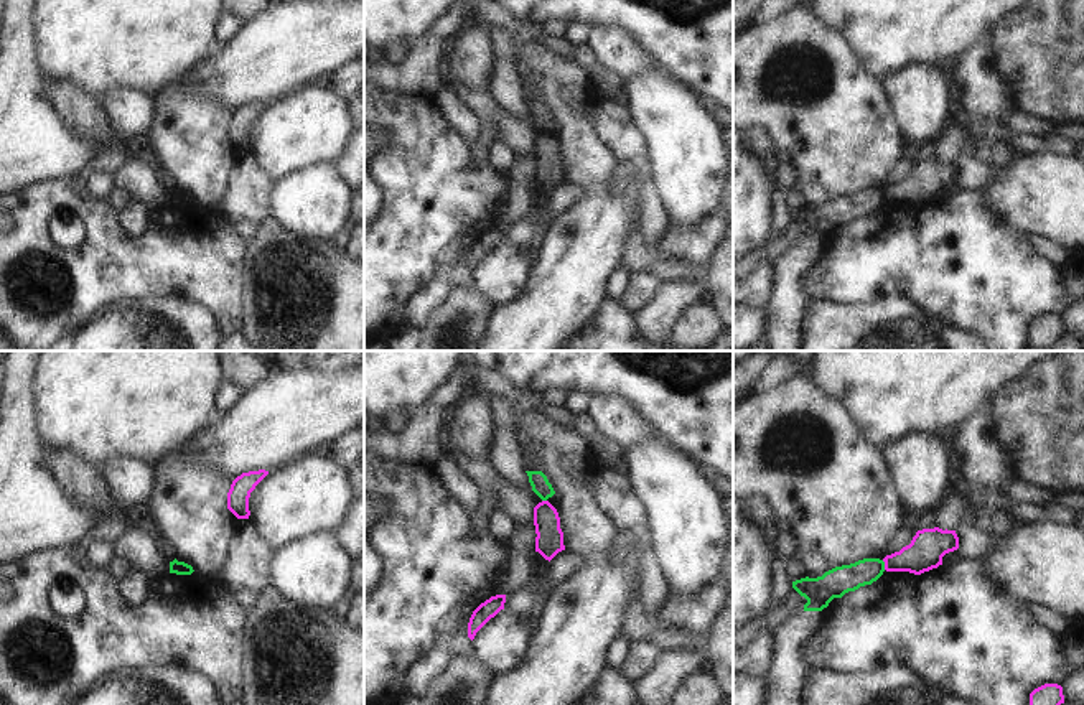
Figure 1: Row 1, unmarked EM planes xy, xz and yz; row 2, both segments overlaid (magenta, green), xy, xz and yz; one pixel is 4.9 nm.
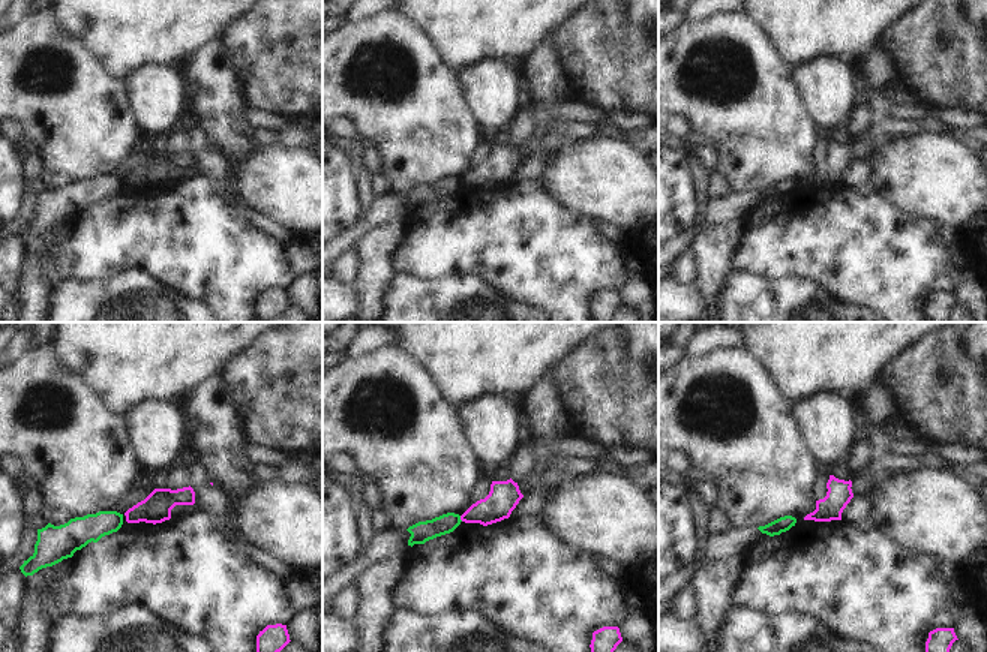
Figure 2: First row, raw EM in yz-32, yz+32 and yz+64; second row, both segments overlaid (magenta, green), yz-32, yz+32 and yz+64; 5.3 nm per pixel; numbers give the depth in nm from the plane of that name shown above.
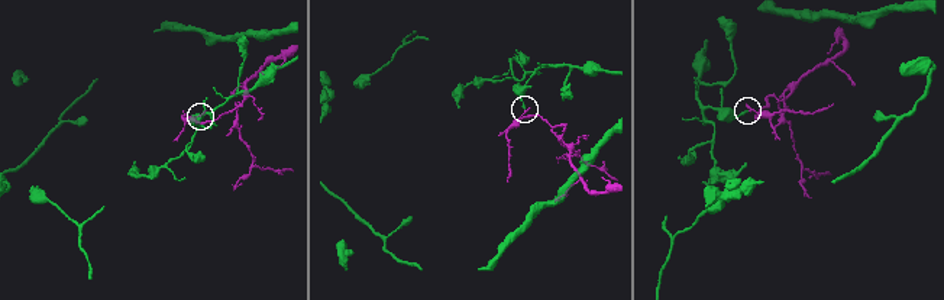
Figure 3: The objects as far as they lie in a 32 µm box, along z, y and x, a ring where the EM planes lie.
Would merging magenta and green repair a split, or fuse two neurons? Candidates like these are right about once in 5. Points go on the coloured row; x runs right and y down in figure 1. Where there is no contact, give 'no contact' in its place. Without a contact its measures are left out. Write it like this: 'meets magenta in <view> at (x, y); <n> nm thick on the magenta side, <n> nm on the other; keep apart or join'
meets magenta in yz at (885, 565); 170 nm thick on the magenta side, 140 nm on the other; keep apart

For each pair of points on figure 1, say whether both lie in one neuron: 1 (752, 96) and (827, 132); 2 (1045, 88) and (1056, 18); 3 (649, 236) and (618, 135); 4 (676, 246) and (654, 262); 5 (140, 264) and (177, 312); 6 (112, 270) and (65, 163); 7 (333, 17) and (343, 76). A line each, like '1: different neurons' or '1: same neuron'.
1: same neuron
2: same neuron
3: same neuron
4: different neurons
5: different neurons
6: different neurons
7: different neurons

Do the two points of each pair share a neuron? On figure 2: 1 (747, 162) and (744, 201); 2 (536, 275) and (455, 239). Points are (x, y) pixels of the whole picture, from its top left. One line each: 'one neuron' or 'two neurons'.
1: two neurons
2: one neuron

